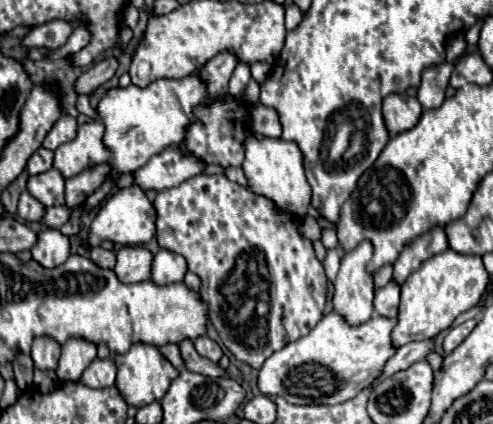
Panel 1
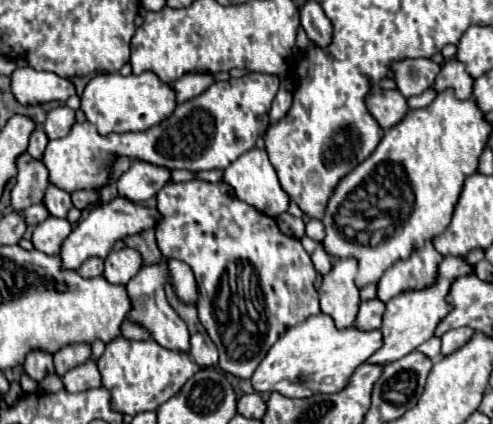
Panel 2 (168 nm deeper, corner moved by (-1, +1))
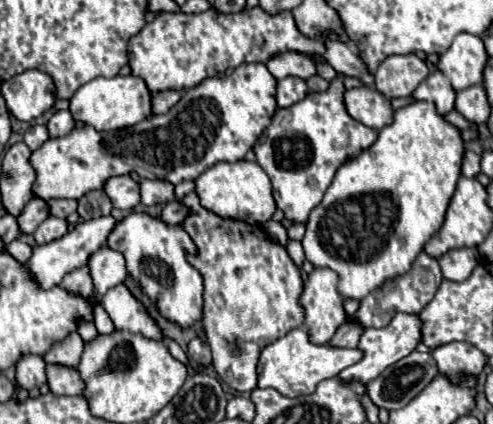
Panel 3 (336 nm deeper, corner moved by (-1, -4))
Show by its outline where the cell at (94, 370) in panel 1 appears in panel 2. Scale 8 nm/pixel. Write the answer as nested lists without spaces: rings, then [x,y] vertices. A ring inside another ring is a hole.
[[[89,359],[83,365],[73,367],[73,371],[67,371],[61,379],[69,393],[79,393],[79,391],[87,391],[93,387],[101,387],[101,375],[93,359]]]

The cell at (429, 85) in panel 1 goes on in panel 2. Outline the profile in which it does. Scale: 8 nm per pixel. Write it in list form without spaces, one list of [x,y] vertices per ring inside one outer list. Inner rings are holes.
[[[403,59],[403,61],[393,61],[391,63],[391,77],[397,85],[397,91],[403,97],[411,97],[411,95],[421,95],[423,91],[427,91],[437,73],[441,71],[441,67],[437,63],[433,63],[431,59]]]

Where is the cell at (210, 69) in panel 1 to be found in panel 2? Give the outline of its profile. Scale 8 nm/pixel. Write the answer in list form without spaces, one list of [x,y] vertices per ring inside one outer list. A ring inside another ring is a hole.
[[[187,73],[173,83],[173,91],[177,91],[177,103],[185,103],[197,95],[201,95],[211,83],[213,75],[207,73]]]

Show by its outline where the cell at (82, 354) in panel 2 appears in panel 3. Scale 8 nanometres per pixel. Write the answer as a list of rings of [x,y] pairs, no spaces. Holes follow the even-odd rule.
[[[73,332],[73,336],[69,336],[69,340],[63,340],[61,344],[55,344],[45,356],[43,360],[47,364],[61,364],[61,366],[69,366],[69,368],[77,368],[81,362],[81,354],[83,354],[85,342],[81,340],[81,336],[77,332]]]

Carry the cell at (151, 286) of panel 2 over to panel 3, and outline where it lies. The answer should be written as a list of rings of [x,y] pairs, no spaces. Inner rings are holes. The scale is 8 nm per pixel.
[[[125,284],[111,288],[103,296],[103,308],[111,316],[117,330],[137,332],[149,340],[163,340],[163,330],[159,324],[149,316],[147,308],[129,292]]]

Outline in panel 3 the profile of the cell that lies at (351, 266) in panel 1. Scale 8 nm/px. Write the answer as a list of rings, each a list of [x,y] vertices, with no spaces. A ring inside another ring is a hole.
[[[315,268],[305,280],[301,306],[305,308],[305,326],[309,328],[311,340],[315,344],[327,344],[347,320],[337,272]]]

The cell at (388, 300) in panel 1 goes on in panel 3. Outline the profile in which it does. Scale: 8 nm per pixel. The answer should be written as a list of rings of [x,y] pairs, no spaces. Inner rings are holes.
[[[347,320],[347,322],[337,330],[337,336],[333,336],[333,340],[331,340],[329,344],[339,346],[339,348],[357,348],[363,332],[365,332],[365,326],[361,326],[361,324],[355,322],[355,320]]]

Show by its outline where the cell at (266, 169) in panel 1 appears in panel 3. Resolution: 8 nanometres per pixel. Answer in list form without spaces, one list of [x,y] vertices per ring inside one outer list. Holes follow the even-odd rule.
[[[239,160],[235,164],[215,164],[207,172],[203,172],[197,180],[197,194],[201,198],[201,204],[209,208],[211,212],[217,212],[219,216],[229,216],[237,220],[245,220],[253,226],[263,226],[269,222],[277,210],[277,202],[273,198],[273,186],[267,176],[267,172],[257,162]]]

